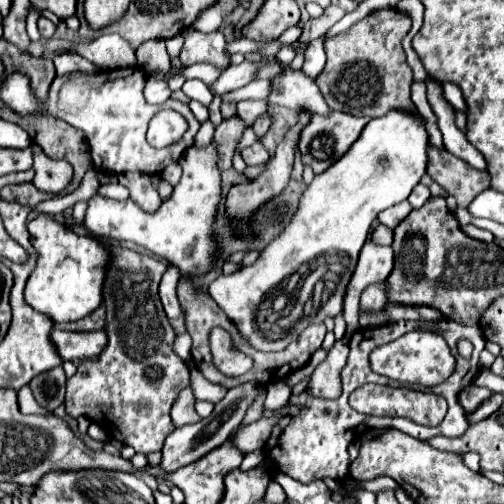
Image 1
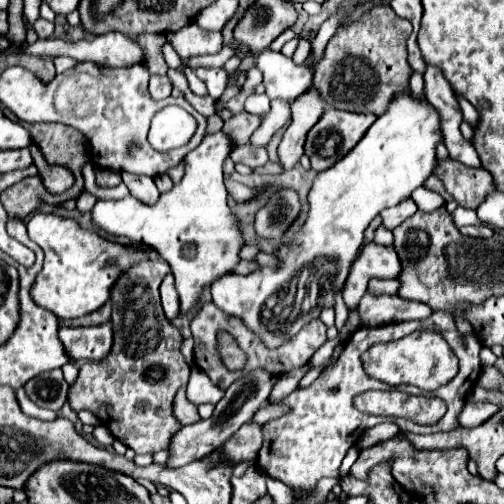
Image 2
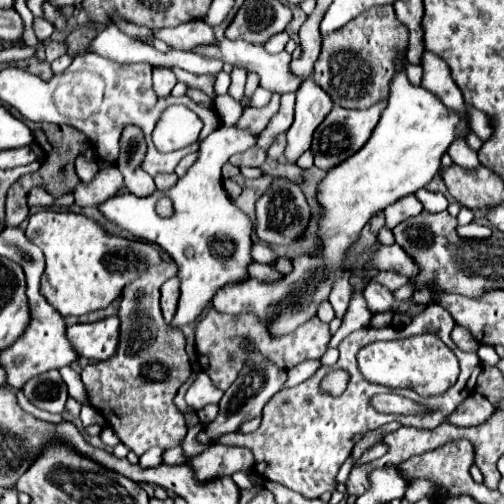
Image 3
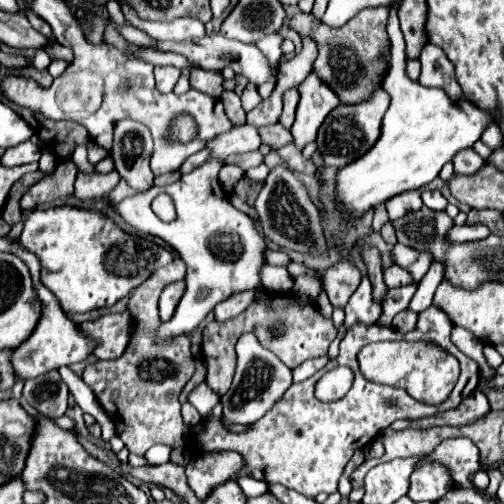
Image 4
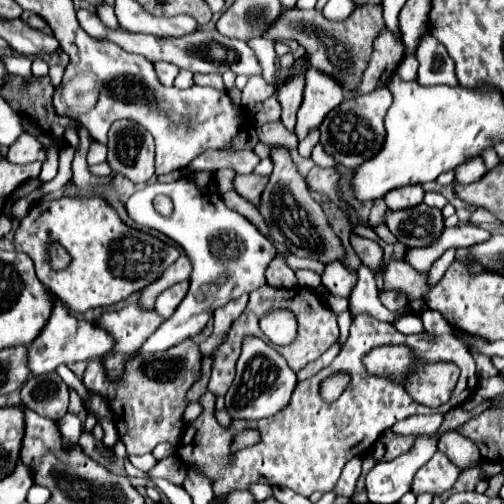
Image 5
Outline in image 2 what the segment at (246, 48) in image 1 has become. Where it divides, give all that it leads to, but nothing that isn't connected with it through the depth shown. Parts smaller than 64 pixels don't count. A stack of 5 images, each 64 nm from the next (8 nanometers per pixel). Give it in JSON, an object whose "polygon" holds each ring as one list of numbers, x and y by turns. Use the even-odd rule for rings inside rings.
{"polygon":[[224,46,220,54,214,54,214,56,196,56,196,58,192,58,192,60,180,58,180,62,182,62,184,66,188,66,190,70,196,70,196,68,222,68,224,62,226,62,230,56,232,56,232,50,230,50,228,46]]}

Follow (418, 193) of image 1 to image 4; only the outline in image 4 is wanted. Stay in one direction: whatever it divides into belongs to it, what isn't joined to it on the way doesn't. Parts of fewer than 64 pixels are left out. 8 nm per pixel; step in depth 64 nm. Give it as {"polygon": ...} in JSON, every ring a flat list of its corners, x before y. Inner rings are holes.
{"polygon":[[424,190,422,192,422,200,424,200,424,204,430,208,430,210,444,210,446,208,446,198,438,192,438,190,434,190,434,192,428,192,428,190]]}

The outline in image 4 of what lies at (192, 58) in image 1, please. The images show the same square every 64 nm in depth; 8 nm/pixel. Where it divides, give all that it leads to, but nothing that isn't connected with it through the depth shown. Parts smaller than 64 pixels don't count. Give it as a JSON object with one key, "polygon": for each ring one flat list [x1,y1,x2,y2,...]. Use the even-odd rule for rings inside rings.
{"polygon":[[120,2,120,8,124,12,126,24,146,32,154,40,182,42,182,40,190,40,190,38,202,38,206,34,204,24,200,20,192,20,190,16,184,16,180,20,170,20,170,22,160,22,160,20,148,22,148,20,140,20,136,16,136,10,128,2]]}

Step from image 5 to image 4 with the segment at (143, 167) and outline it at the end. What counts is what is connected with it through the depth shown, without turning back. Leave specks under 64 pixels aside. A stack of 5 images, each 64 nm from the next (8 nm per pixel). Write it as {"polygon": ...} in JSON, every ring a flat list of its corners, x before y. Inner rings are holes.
{"polygon":[[134,120,116,122,110,158,114,160,116,172,138,192,148,190,154,184,150,156,152,136,148,128]]}

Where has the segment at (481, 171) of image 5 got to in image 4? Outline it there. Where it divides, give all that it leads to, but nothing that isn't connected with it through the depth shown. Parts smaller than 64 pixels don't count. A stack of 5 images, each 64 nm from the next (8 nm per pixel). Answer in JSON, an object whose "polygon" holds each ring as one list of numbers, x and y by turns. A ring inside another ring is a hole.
{"polygon":[[466,150,466,152,460,152,456,158,454,158,454,172,456,174,462,174,462,176,472,176,476,174,486,162,474,152,474,150]]}

